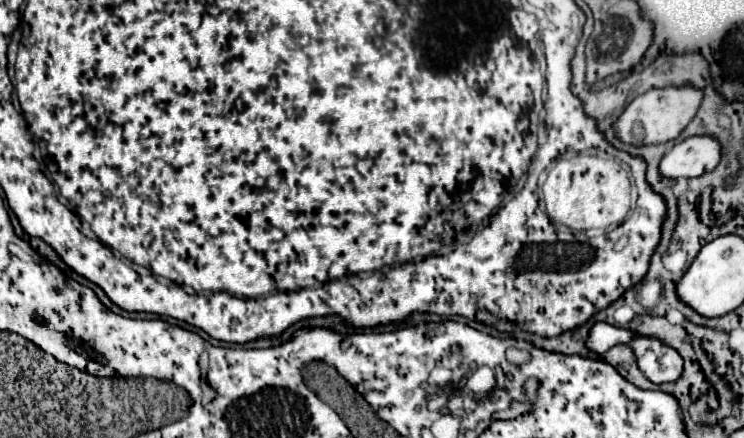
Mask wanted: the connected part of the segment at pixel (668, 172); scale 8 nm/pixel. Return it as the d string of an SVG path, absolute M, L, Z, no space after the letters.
M693 136L675 144L661 158L659 172L663 178L697 178L711 172L721 160L721 146L711 136Z

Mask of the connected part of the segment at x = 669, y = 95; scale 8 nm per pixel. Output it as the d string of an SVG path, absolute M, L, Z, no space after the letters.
M669 86L669 88L649 90L637 96L617 118L615 122L617 138L631 146L651 146L651 144L665 144L669 140L675 140L697 114L701 100L703 100L703 92L693 86L683 86L683 88Z

